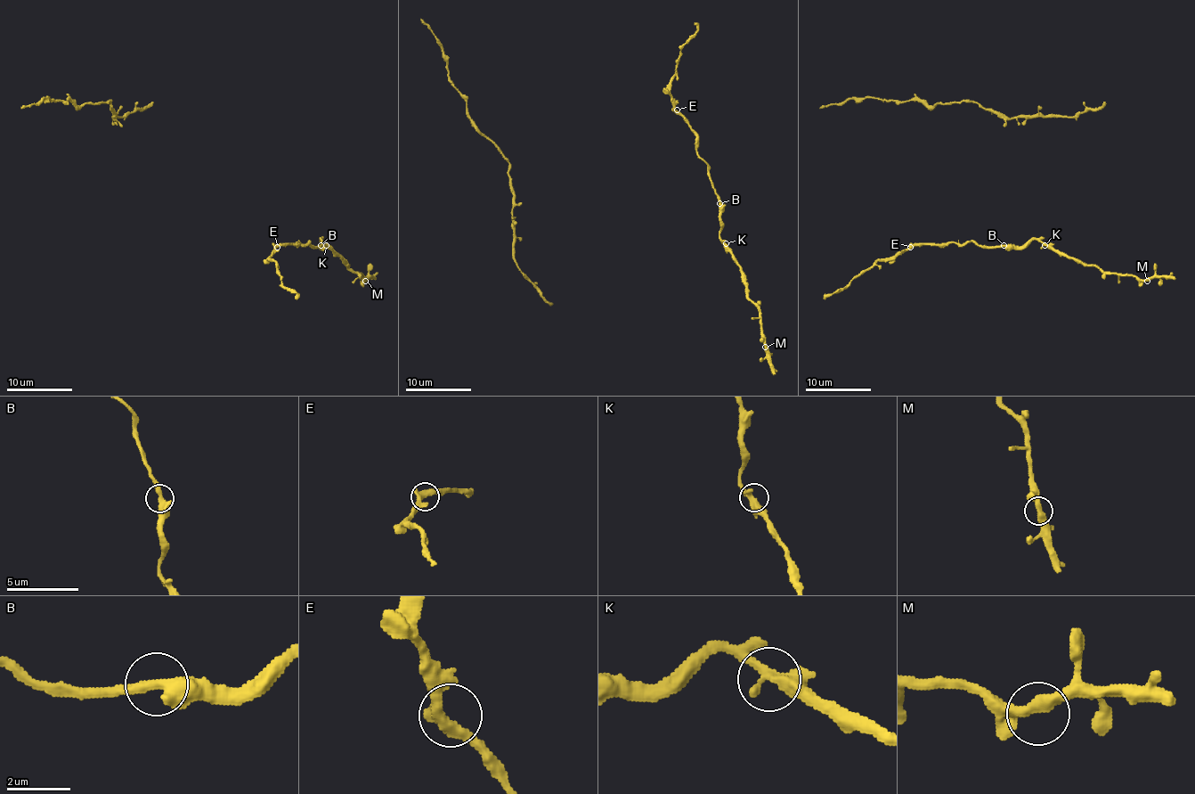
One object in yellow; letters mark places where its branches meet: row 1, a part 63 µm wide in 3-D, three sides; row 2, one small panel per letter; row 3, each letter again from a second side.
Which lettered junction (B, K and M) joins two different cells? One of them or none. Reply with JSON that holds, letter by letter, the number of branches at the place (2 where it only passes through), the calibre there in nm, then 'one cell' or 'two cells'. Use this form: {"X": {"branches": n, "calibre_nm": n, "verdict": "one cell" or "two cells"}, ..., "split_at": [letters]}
{"B": {"branches": 2, "calibre_nm": 420, "verdict": "one cell"}, "K": {"branches": 2, "calibre_nm": 400, "verdict": "one cell"}, "M": {"branches": 2, "calibre_nm": 400, "verdict": "one cell"}, "split_at": []}

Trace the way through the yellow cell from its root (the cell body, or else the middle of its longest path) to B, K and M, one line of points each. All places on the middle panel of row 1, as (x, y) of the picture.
B: (671, 111), (681, 116), (695, 134), (698, 155), (708, 165), (708, 175), (719, 202)
K: (671, 111), (681, 116), (695, 134), (698, 155), (708, 165), (708, 175), (719, 202), (719, 237), (726, 243)
M: (671, 111), (695, 134), (698, 155), (708, 165), (719, 202), (719, 239), (759, 310), (765, 347)

